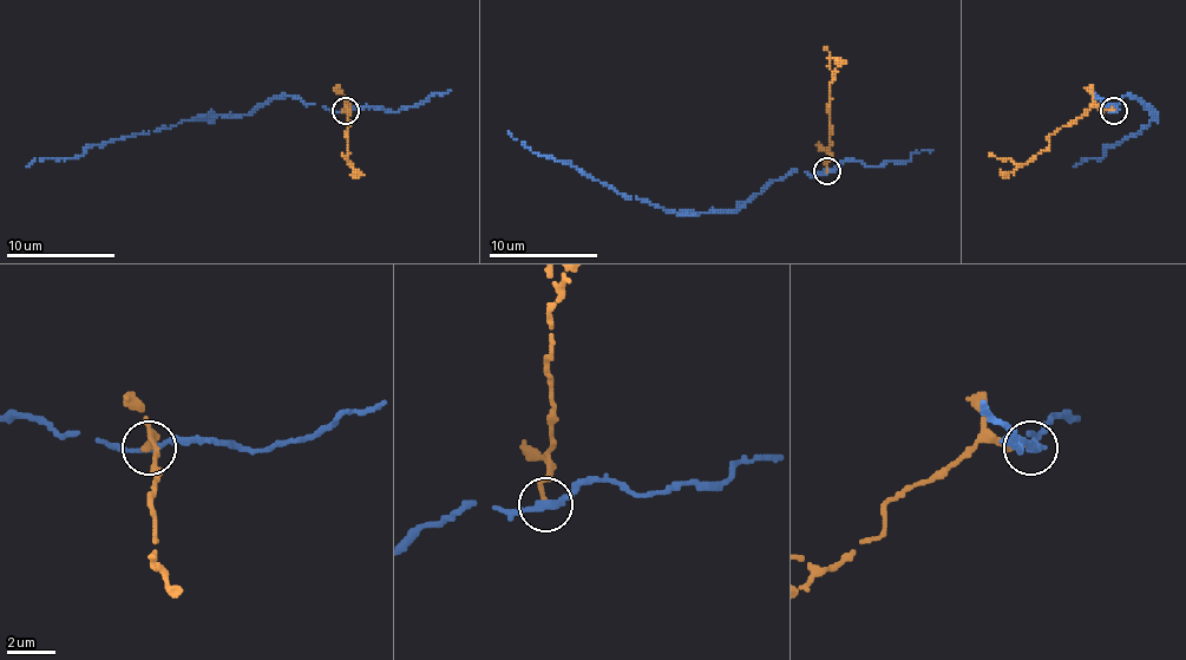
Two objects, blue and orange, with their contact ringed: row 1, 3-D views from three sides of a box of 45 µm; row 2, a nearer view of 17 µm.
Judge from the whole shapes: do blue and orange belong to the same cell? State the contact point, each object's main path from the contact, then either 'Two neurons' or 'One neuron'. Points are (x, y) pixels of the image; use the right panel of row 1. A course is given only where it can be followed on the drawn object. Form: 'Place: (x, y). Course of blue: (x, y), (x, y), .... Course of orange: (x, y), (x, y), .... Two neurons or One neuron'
Place: (1113, 110). Course of blue: (1114, 109), (1116, 112), (1114, 104), (1133, 96), (1155, 117), (1112, 144), (1103, 156), (1081, 158), (1073, 167). Course of orange: (1114, 109), (1089, 106), (1057, 129), (1049, 144), (1024, 164), (989, 152). Two neurons

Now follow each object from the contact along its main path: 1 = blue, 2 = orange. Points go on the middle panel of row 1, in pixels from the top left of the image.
1: (826, 171), (788, 171), (728, 213), (674, 213), (617, 194), (563, 161), (538, 156), (509, 131)
2: (826, 171), (832, 82), (830, 54), (824, 47)

